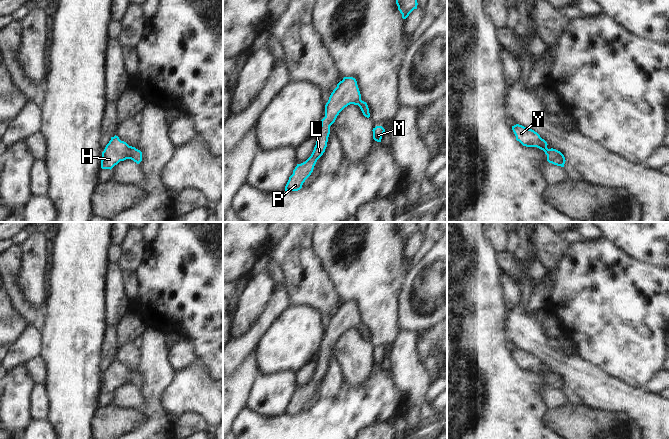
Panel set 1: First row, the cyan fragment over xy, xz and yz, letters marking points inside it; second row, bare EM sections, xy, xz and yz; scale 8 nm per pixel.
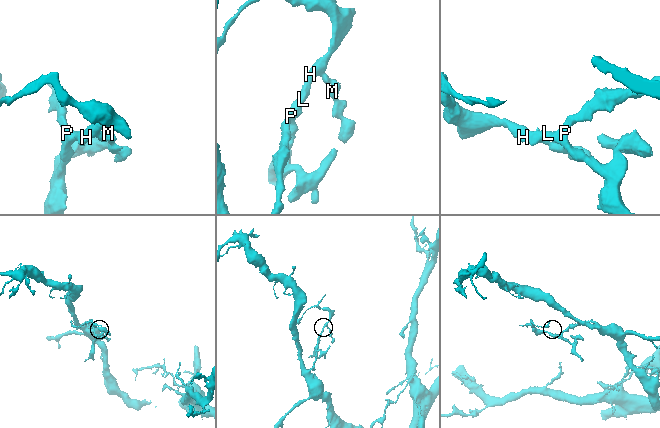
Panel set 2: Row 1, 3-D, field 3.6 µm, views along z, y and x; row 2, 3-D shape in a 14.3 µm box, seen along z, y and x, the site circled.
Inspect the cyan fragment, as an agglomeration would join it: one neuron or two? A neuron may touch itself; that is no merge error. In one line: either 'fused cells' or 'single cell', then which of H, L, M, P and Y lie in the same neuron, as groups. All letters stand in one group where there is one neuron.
single cell | H L M P Y

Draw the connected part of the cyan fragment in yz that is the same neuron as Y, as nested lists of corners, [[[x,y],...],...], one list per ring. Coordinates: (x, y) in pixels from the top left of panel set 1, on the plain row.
[[[516,348],[512,350],[512,354],[516,360],[516,364],[526,371],[537,371],[545,376],[547,385],[557,390],[564,391],[565,381],[556,373],[548,373],[547,366],[532,353],[528,353],[522,349]]]

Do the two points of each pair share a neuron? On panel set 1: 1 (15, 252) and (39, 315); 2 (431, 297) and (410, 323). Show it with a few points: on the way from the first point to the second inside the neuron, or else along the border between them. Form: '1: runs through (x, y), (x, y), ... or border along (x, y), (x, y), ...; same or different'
1: runs through (10, 269), (10, 287), (22, 305); same
2: runs through (423, 303), (414, 309), (414, 315); same

